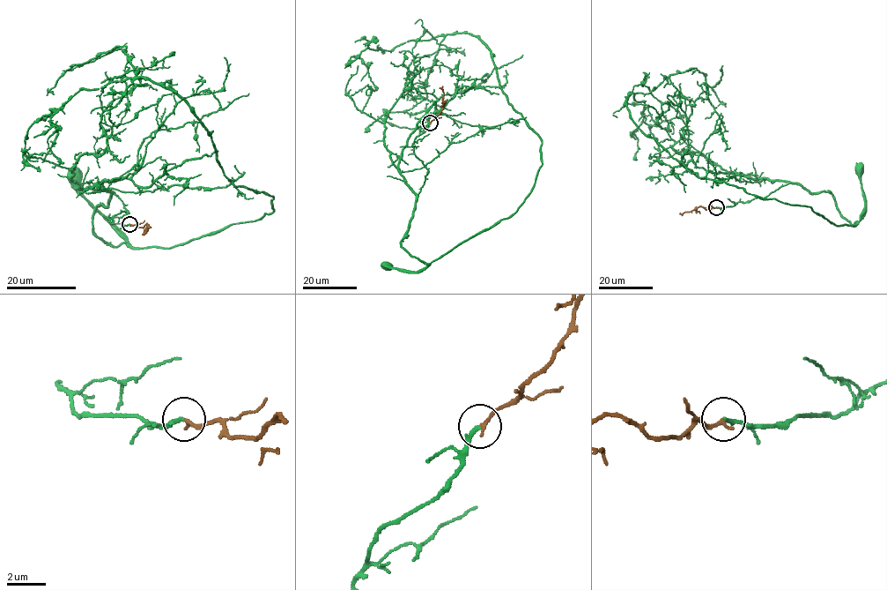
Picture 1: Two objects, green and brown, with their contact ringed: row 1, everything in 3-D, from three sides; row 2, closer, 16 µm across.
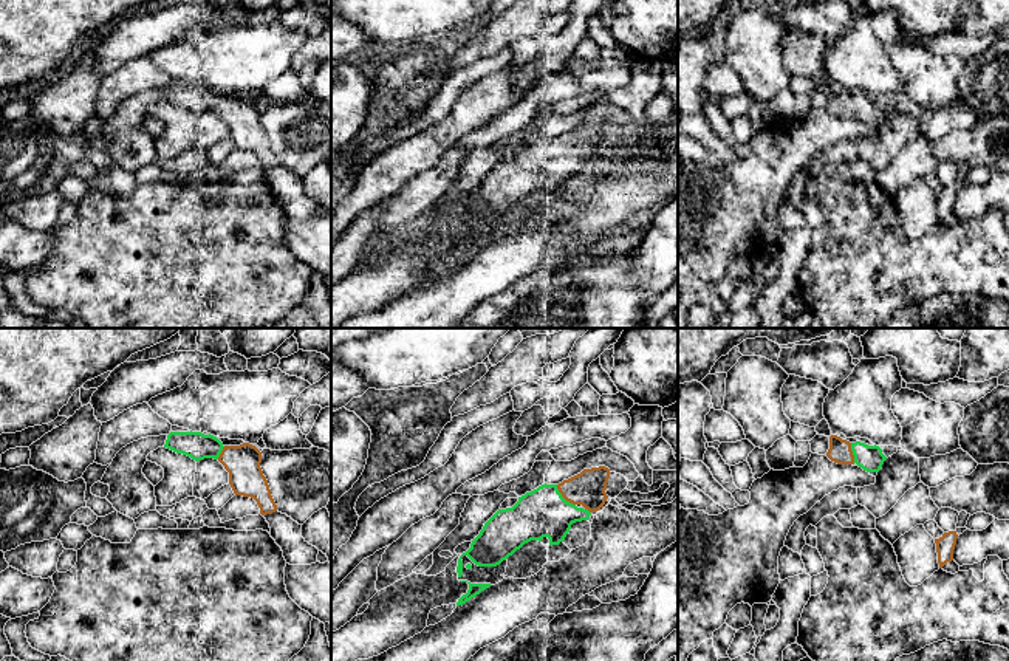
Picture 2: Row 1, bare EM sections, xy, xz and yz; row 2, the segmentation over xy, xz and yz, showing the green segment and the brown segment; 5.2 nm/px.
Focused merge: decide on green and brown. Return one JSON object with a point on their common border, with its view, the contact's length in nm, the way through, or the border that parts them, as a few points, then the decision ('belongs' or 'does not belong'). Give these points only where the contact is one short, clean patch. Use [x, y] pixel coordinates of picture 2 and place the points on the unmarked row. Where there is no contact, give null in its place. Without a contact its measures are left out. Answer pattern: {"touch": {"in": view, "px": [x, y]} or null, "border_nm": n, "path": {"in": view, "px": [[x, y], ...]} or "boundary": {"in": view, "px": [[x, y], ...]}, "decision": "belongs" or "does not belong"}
{"touch": {"in": "xz", "px": [562, 150]}, "border_nm": 150, "decision": "belongs"}

